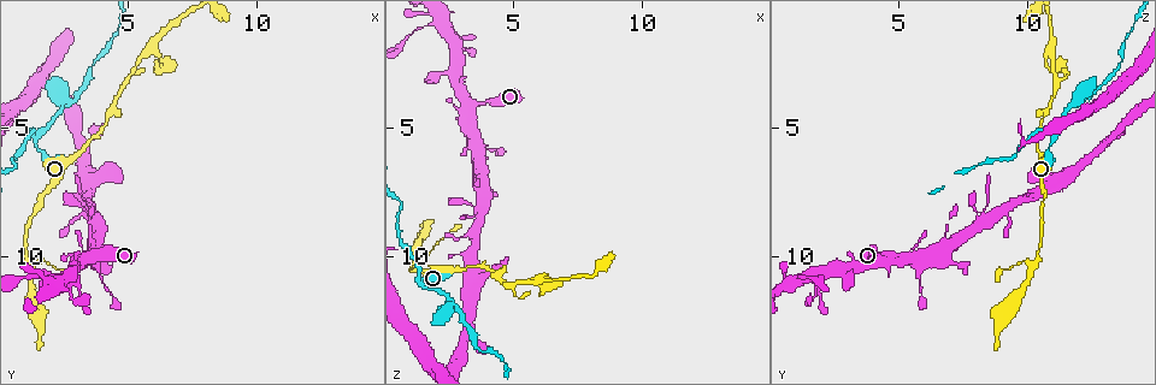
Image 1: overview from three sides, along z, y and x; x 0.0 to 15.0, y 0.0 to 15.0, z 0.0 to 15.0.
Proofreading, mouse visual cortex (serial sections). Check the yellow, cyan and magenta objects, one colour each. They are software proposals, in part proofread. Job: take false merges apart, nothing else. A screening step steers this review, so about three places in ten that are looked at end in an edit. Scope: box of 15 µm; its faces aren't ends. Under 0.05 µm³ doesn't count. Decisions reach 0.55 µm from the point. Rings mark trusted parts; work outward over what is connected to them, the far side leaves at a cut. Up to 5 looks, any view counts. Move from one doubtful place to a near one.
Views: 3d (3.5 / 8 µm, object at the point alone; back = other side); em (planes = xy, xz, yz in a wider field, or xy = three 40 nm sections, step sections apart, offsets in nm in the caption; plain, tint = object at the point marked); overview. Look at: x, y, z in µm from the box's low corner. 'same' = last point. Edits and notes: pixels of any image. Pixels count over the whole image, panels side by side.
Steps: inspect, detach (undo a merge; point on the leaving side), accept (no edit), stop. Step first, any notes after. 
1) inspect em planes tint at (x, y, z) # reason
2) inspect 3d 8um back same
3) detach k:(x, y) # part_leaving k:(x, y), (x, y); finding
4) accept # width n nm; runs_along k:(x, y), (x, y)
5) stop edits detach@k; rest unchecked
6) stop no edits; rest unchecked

inspect 3d 3.5um at (1.4, 5.4, 11.1) # sharp bend

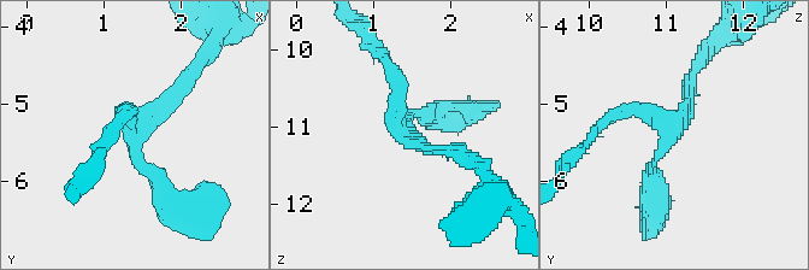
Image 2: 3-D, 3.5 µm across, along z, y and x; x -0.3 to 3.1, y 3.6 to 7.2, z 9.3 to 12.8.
inspect em xy step 2 tint at (1.40, 5.35, 11.05) # arms 3; arm_widths 150, 200, 250 nm

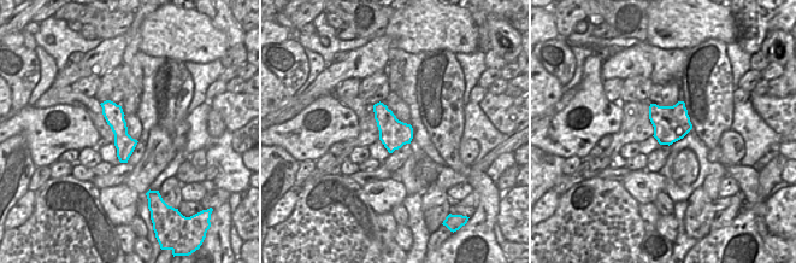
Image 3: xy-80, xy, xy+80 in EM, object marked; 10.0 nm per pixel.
accept # runs_along 3:(106, 104), (121, 130), (124, 159); one cell here

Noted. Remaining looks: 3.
inspect 3d 8um at (1.1, 10.4, 10.3) # three arms meet

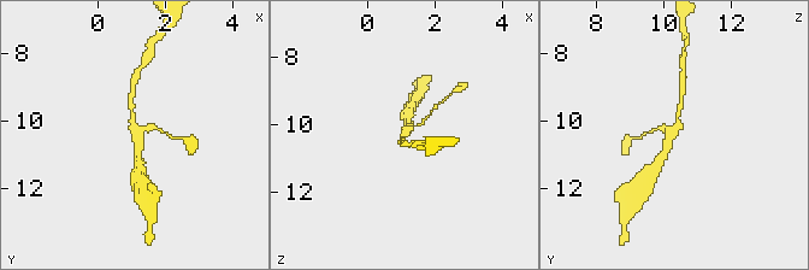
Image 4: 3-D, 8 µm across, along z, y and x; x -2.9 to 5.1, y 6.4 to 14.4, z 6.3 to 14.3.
inspect em xy step 5 tint at (1.2, 10.3, 10.3)

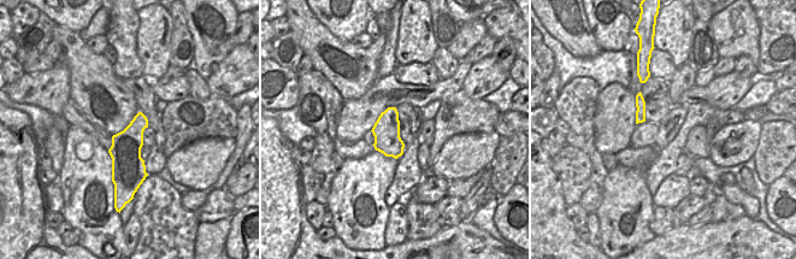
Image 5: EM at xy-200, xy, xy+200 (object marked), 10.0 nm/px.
accept # all the same cell

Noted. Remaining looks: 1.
stop no edits; rest unchecked

